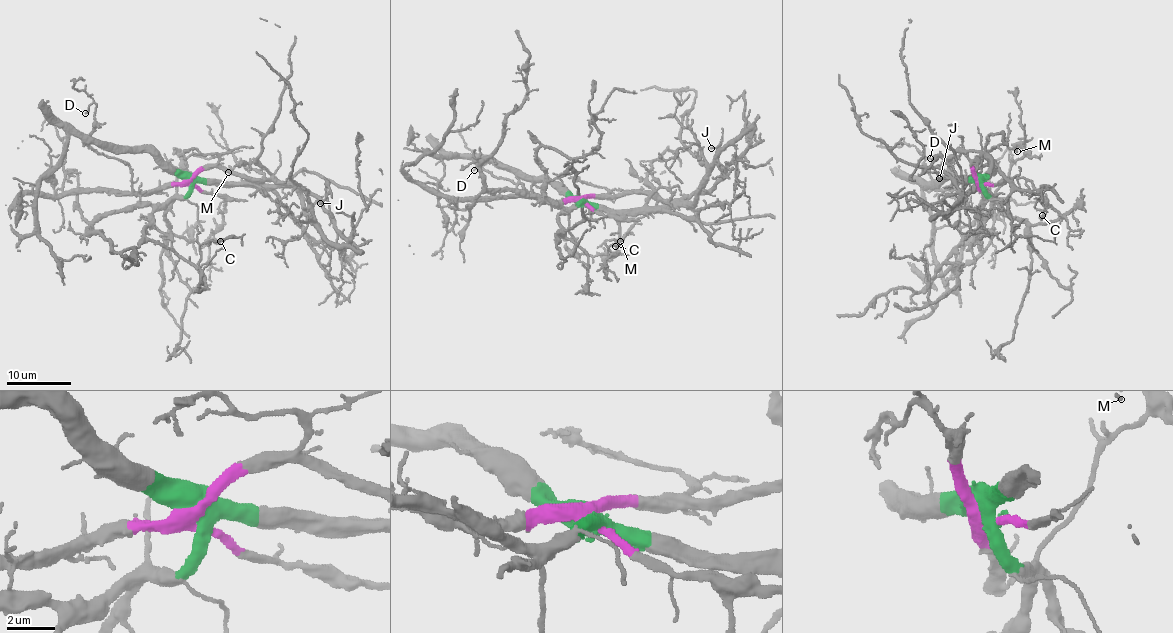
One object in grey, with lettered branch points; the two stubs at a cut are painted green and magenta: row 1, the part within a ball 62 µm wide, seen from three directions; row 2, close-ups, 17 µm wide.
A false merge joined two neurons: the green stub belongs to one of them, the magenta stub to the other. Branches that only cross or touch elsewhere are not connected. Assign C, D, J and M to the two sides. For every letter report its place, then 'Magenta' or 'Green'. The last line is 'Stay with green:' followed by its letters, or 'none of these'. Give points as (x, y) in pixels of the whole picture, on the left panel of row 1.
C: Place: (220, 241). Magenta
D: Place: (85, 113). Magenta
J: Place: (320, 203). Magenta
M: Place: (228, 172). Magenta
Stay with green: none of these

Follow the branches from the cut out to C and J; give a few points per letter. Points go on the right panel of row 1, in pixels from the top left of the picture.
C: (979, 182), (991, 185), (1009, 178), (1027, 178), (1047, 206), (1041, 219), (1041, 215)
J: (979, 182), (973, 163), (982, 153), (962, 182), (940, 157), (932, 167), (939, 179)

